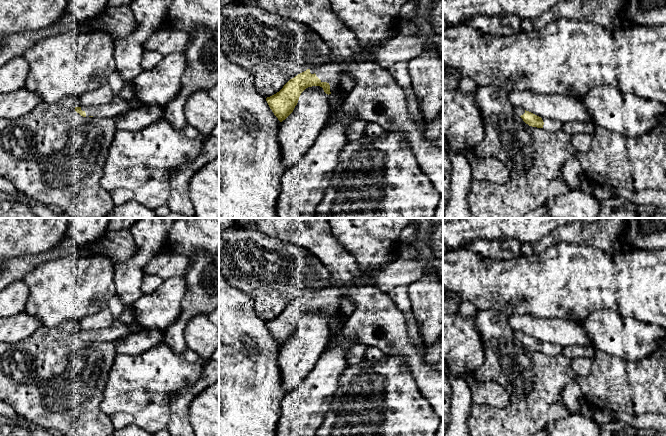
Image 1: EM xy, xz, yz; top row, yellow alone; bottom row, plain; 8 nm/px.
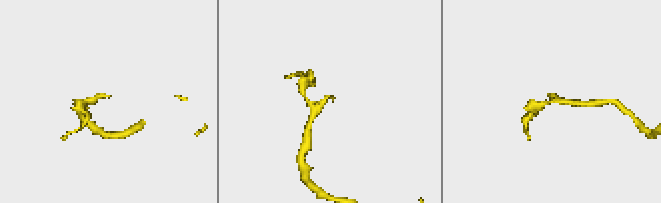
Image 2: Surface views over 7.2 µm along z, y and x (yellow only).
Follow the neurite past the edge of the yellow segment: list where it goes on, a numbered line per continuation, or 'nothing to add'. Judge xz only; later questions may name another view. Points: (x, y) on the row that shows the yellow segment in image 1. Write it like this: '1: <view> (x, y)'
1: xz (331, 72)

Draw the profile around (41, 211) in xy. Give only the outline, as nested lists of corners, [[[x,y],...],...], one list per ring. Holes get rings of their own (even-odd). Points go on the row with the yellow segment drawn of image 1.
[[[1,176],[0,190],[12,196],[19,197],[23,204],[27,205],[38,218],[58,218],[44,203],[17,190],[11,182],[3,179]]]

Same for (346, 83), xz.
[[[343,75],[339,82],[339,88],[346,95],[352,90],[355,85],[355,80],[349,75]]]

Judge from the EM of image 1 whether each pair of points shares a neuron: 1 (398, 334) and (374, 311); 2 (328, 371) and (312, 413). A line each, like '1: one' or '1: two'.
1: one
2: one

